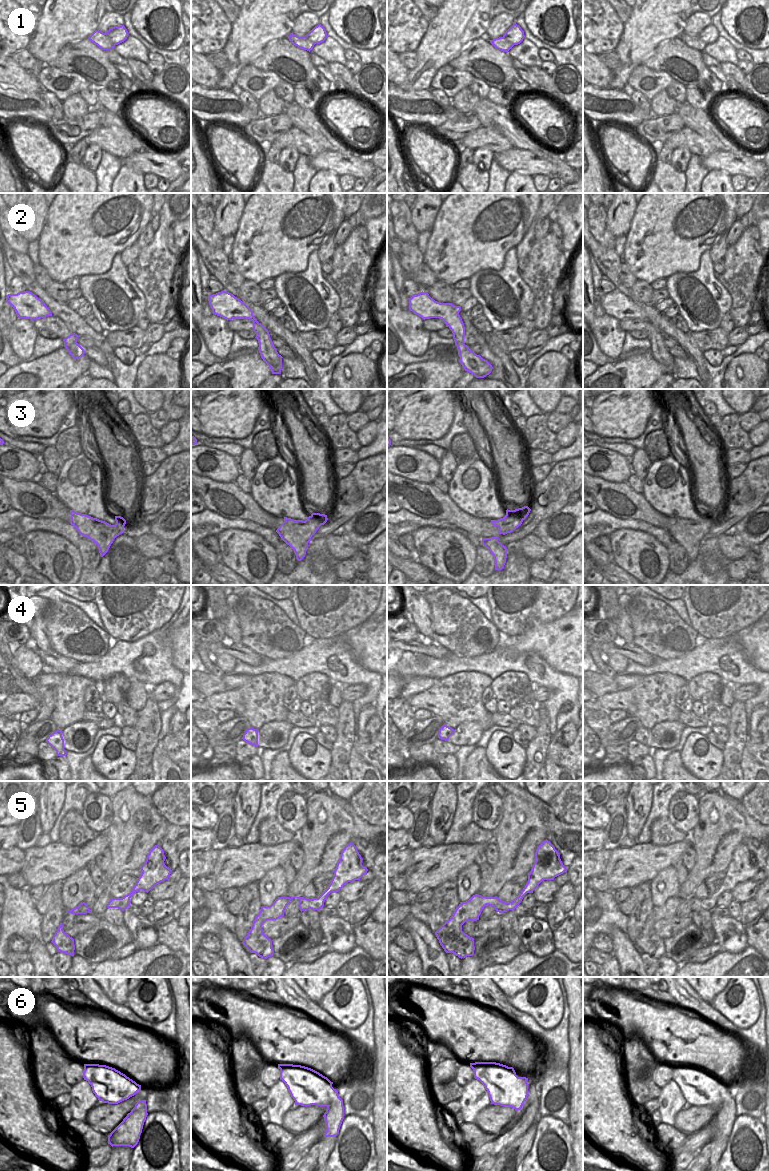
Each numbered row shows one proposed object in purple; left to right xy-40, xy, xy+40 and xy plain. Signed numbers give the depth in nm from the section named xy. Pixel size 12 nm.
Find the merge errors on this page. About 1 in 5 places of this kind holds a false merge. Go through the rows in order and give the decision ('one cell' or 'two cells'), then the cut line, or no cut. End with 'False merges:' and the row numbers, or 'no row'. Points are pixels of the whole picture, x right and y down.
1: two cells; cut xy-40 (105, 33), (115, 44)
2: one cell; cut none
3: one cell; cut none
4: one cell; cut none
5: one cell; cut none
6: two cells; cut xy (336, 1090), (333, 1100), (327, 1107)
False merges: 1, 6

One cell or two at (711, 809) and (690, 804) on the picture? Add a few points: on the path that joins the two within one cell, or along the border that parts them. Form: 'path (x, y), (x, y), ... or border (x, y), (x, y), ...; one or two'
border (698, 796), (698, 822), (693, 829); two

